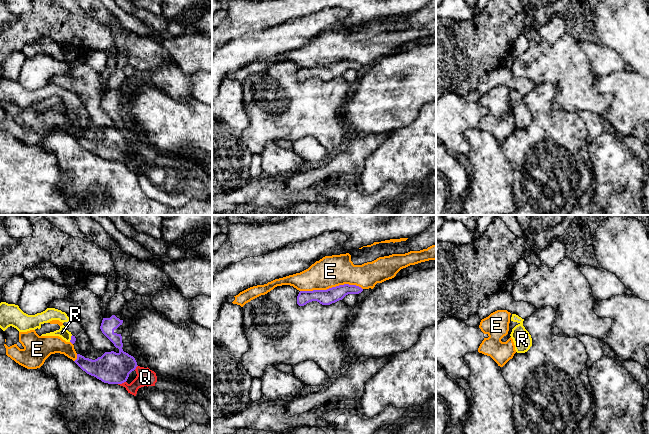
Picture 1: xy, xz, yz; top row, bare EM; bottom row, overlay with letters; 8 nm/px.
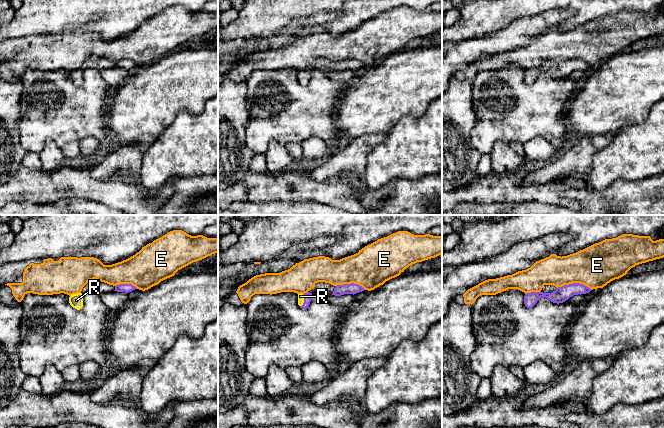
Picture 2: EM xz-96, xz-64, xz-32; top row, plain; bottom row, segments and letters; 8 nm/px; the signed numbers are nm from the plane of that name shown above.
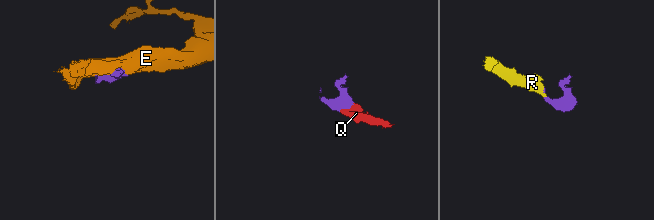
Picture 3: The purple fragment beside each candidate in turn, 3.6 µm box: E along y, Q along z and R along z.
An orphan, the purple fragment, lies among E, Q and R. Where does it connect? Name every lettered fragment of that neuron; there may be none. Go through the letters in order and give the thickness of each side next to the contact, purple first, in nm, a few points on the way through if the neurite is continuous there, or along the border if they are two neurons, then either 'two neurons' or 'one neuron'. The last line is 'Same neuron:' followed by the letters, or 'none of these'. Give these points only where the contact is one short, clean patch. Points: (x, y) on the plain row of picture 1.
E: 130/260 nm | two neurons
Q: 260/140 nm | across xy (113, 144), (118, 149), (121, 159), (135, 161), (145, 153) | one neuron
R: 50/80 nm | across xy (73, 115), (71, 114), (62, 108) | one neuron
Same neuron: Q, R

